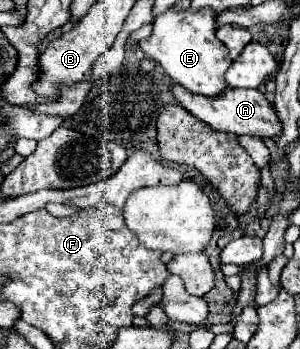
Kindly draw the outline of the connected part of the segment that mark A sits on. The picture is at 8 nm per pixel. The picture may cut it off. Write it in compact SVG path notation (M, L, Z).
M169 81L169 87L175 93L177 101L189 113L193 113L197 119L205 121L211 129L227 131L227 133L235 133L235 135L259 135L263 139L271 139L271 137L279 135L279 129L281 129L279 119L275 117L275 111L267 103L265 95L259 93L257 89L231 89L231 87L227 87L225 93L221 93L217 97L205 97L205 95L189 93L187 89L183 89L175 81Z

